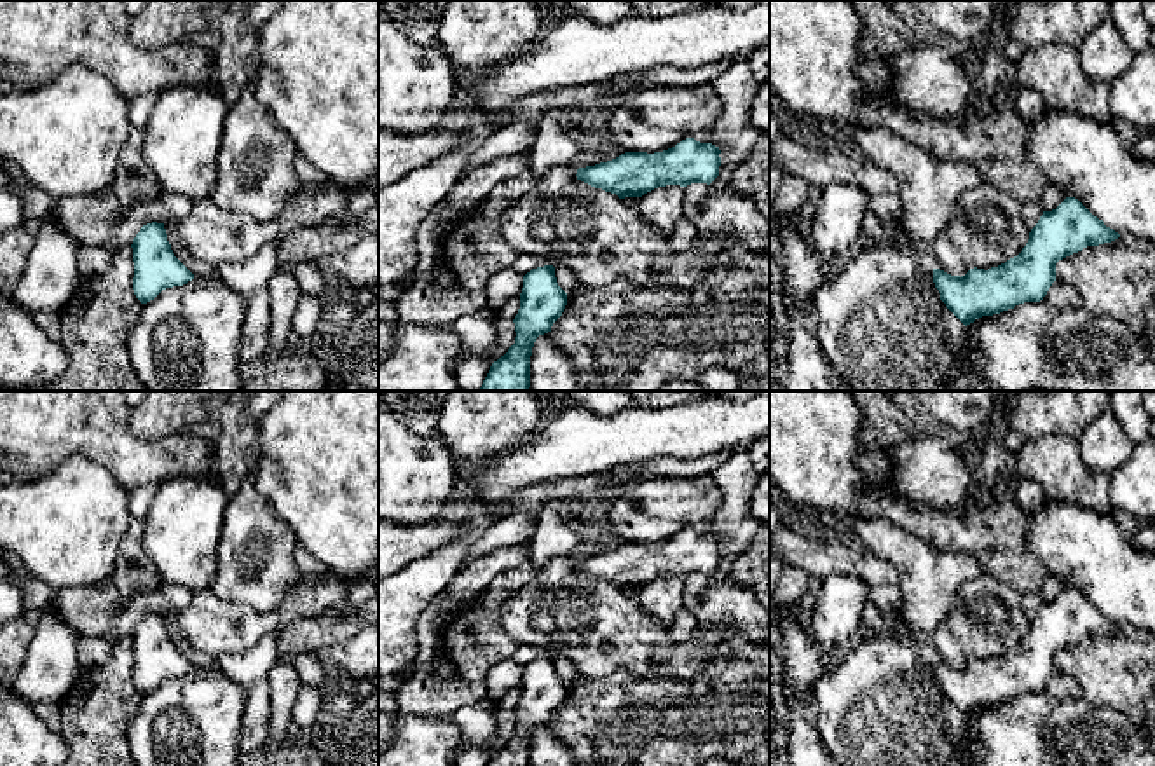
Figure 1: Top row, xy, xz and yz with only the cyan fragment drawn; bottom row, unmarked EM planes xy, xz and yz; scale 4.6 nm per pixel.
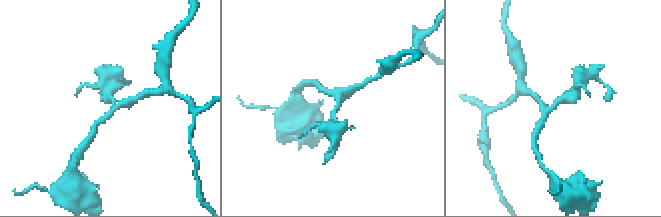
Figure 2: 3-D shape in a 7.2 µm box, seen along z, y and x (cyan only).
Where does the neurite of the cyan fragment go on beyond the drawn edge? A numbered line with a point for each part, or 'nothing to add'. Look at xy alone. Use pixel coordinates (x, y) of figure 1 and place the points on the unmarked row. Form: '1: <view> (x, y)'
nothing to add

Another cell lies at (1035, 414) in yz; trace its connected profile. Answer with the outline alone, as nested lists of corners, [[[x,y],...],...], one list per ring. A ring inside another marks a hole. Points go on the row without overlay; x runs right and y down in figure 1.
[[[1010,391],[1012,429],[1026,440],[1047,434],[1080,438],[1110,407],[1110,391]]]

